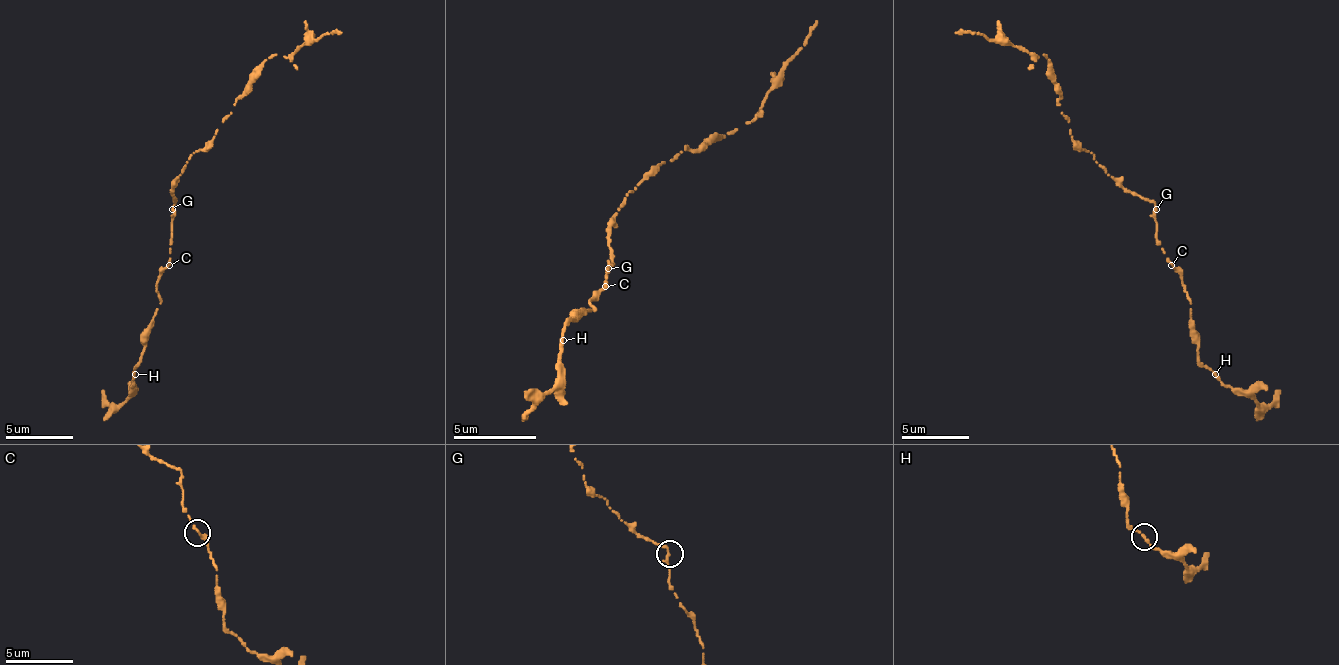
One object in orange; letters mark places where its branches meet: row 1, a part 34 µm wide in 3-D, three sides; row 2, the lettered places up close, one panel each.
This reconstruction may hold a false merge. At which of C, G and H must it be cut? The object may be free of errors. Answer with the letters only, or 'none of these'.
none of these

